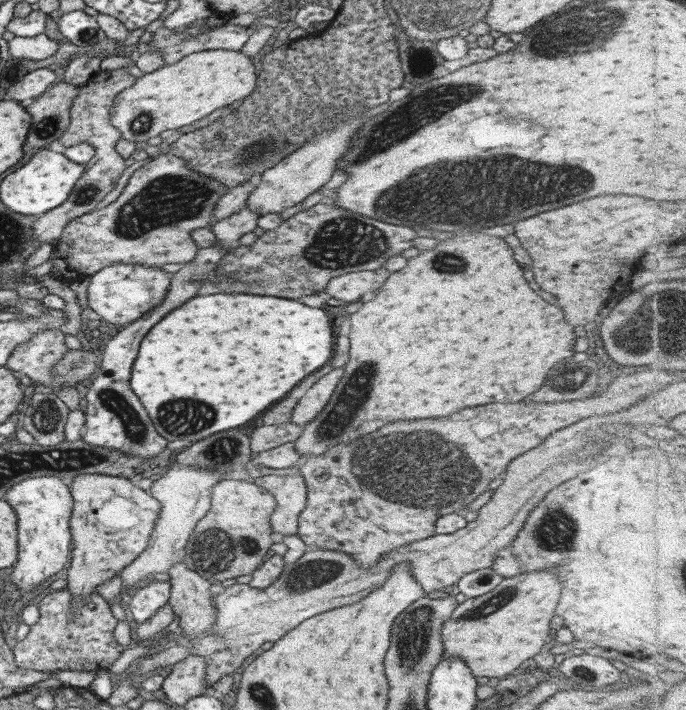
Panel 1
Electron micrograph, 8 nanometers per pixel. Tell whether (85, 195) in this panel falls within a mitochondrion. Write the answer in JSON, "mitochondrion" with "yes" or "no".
{"mitochondrion":"yes"}

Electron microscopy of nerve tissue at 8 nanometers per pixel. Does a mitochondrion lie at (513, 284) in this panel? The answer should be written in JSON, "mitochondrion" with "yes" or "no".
{"mitochondrion":"no"}

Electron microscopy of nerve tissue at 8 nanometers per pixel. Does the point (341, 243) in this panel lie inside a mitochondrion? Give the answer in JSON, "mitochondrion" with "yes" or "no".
{"mitochondrion":"yes"}

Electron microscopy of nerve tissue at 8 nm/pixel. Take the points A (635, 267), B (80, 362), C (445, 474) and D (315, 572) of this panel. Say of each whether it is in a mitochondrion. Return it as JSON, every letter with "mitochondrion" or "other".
{"A":"other","B":"mitochondrion","C":"mitochondrion","D":"mitochondrion"}

